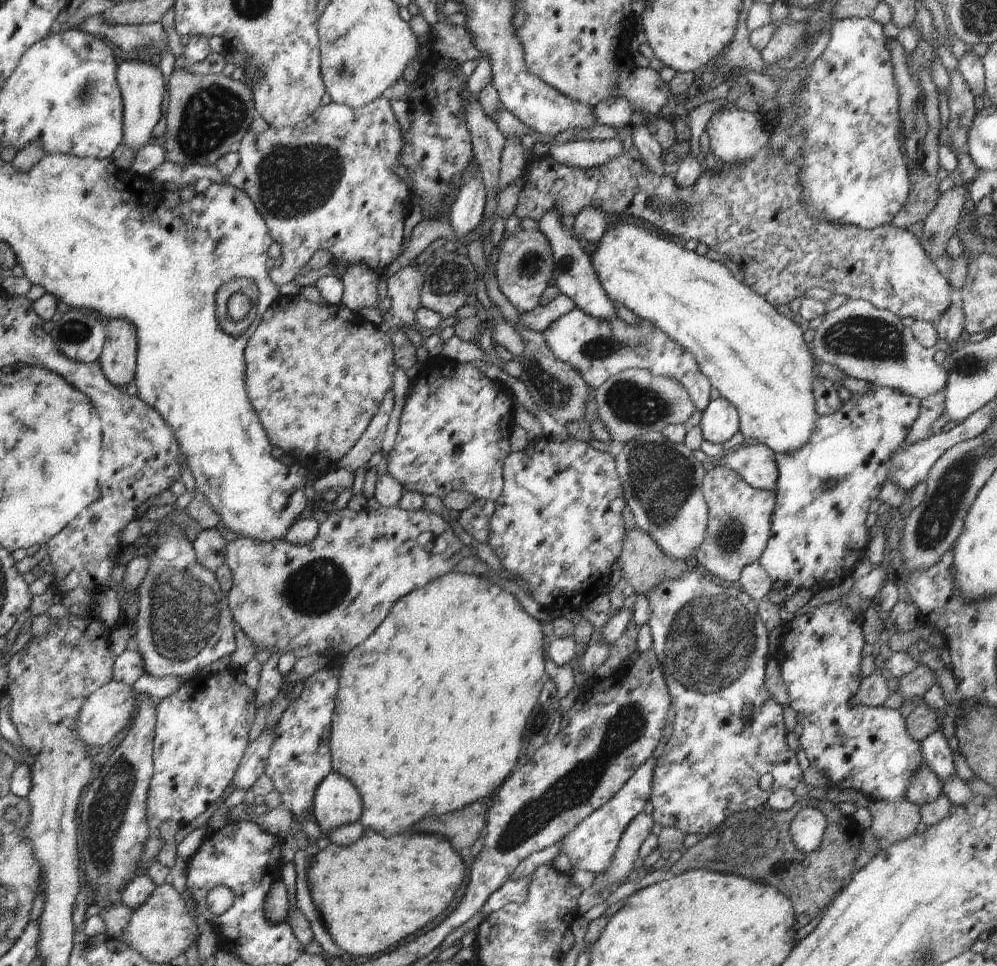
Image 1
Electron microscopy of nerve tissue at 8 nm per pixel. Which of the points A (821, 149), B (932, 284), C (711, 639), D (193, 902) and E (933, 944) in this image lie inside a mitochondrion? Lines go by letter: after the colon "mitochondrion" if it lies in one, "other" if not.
A: mitochondrion
B: other
C: mitochondrion
D: other
E: mitochondrion

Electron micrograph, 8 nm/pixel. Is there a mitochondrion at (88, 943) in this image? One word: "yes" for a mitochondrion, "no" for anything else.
no

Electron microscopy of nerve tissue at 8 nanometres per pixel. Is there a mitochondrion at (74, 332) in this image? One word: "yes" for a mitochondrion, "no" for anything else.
yes

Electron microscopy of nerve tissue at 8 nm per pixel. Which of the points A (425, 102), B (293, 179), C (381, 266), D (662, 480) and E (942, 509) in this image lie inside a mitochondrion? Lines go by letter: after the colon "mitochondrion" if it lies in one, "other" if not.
A: other
B: mitochondrion
C: other
D: mitochondrion
E: mitochondrion

